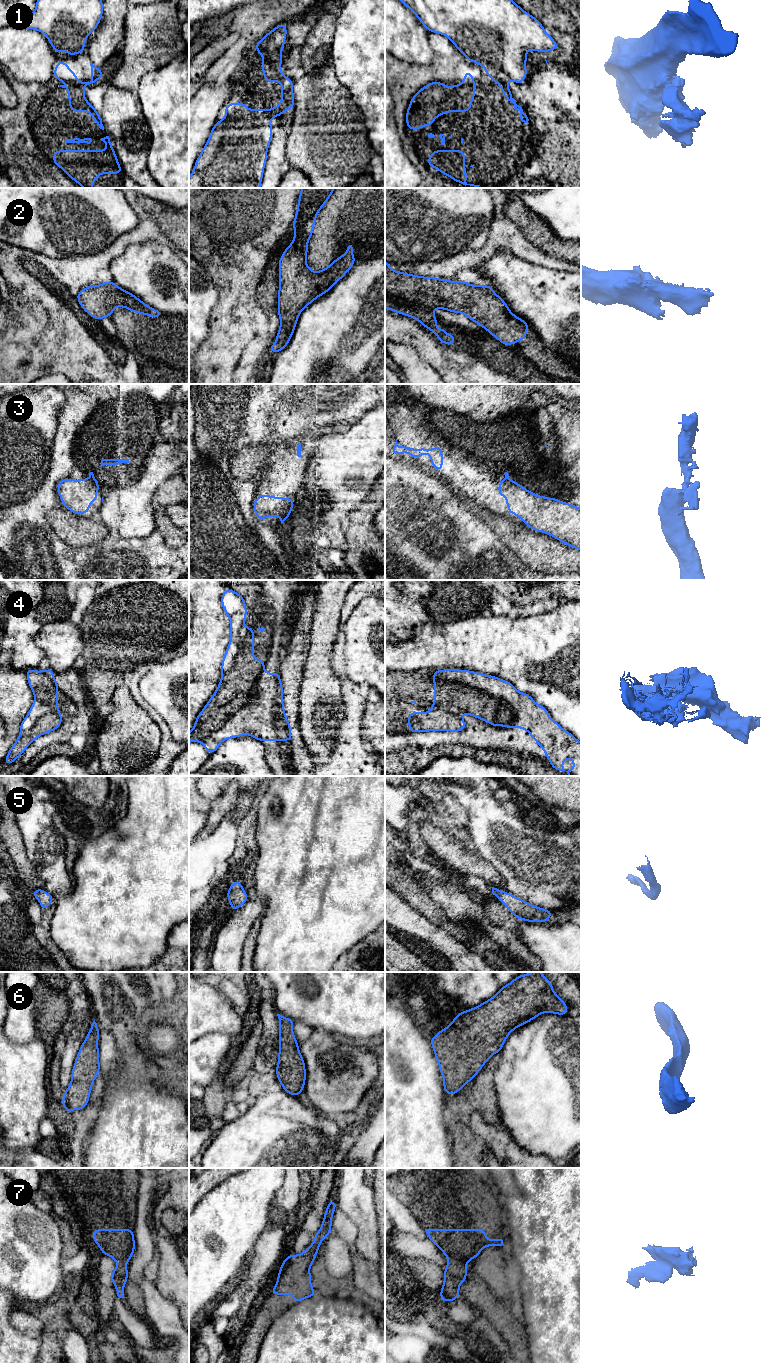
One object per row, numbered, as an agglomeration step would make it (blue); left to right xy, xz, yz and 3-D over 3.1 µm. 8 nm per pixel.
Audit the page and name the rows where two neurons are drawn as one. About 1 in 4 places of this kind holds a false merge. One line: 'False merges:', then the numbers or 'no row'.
False merges: 1, 4

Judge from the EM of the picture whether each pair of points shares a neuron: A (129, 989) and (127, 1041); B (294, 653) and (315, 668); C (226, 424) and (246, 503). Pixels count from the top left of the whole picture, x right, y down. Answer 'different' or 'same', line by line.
A: same
B: different
C: same

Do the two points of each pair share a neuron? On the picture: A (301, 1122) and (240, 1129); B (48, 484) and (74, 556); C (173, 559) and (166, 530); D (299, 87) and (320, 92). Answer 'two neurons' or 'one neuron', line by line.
A: one neuron
B: one neuron
C: two neurons
D: two neurons

